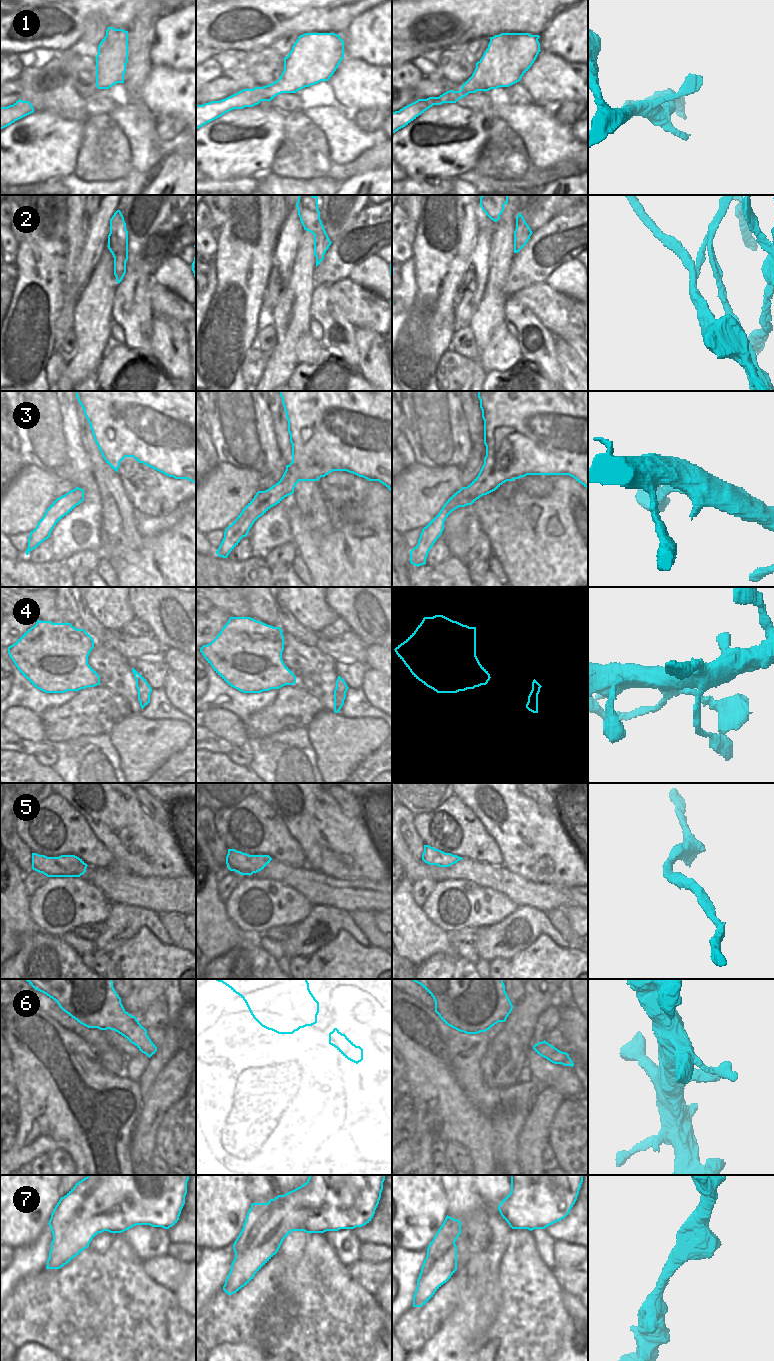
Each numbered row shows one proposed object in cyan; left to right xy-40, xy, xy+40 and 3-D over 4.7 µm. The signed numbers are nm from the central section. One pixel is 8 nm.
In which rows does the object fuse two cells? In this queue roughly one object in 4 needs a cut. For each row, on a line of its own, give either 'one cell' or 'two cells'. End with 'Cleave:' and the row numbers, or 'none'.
1: one cell
2: two cells
3: one cell
4: one cell
5: one cell
6: one cell
7: one cell
Cleave: 2

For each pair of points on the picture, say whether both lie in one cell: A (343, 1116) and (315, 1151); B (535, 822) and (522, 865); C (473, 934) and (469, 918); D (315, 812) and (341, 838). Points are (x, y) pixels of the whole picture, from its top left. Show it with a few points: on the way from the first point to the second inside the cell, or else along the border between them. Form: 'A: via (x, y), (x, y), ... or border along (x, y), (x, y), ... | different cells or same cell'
A: border along (332, 1118), (325, 1135), (326, 1163) | different cells
B: via (535, 833), (533, 854) | same cell
C: border along (485, 926), (465, 926), (450, 933) | different cells
D: via (321, 818), (335, 832) | same cell

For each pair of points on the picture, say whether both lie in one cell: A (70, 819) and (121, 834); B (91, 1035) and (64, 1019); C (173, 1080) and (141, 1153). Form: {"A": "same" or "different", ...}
{"A": "different", "B": "same", "C": "same"}

